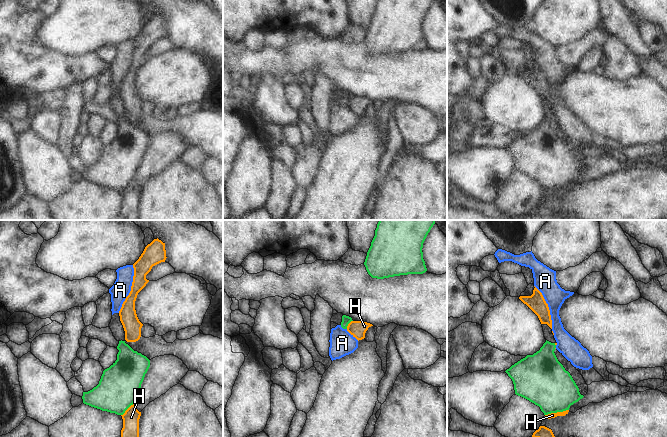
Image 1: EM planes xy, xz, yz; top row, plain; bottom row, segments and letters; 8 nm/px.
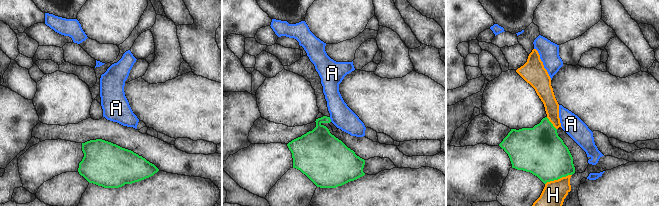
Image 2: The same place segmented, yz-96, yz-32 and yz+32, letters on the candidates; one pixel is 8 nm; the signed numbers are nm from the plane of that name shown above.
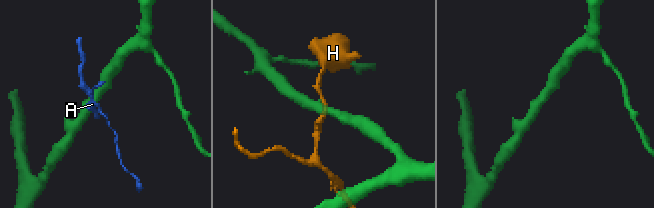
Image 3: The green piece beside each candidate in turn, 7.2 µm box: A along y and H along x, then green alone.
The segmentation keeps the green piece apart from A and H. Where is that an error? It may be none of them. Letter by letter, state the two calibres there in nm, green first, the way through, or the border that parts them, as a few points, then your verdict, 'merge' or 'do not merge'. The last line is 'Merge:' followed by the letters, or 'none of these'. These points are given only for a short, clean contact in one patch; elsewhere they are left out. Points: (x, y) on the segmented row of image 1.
A: 70/200 nm | along xz (340, 325), (346, 329) | do not merge
H: 380/50 nm | do not merge
Merge: none of these

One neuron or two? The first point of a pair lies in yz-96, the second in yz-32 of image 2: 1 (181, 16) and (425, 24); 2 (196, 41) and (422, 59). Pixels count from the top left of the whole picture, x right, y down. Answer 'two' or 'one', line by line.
1: one
2: one

